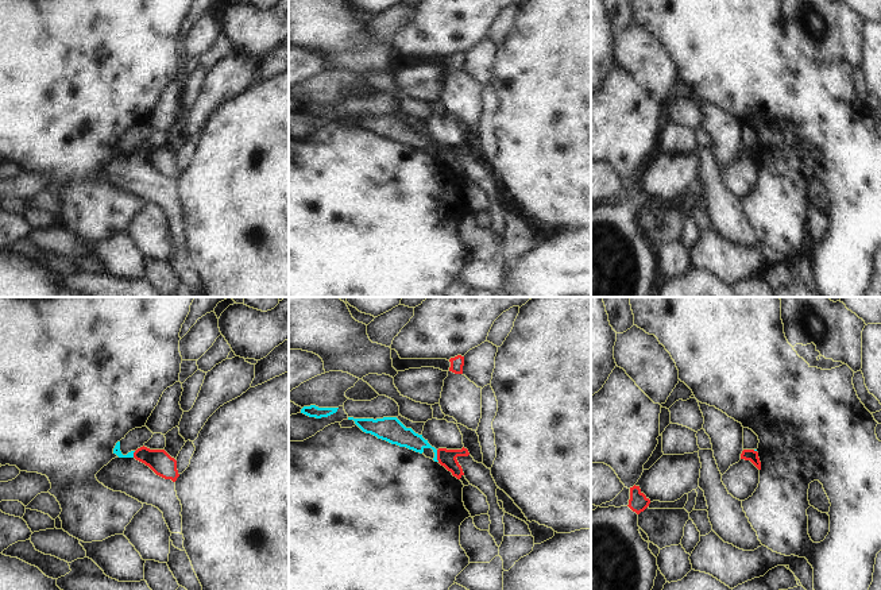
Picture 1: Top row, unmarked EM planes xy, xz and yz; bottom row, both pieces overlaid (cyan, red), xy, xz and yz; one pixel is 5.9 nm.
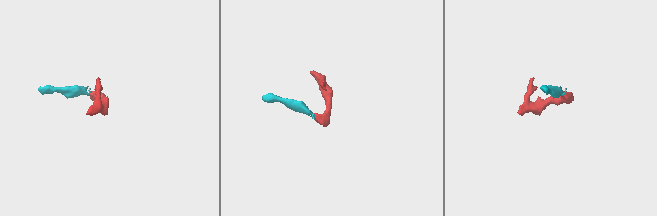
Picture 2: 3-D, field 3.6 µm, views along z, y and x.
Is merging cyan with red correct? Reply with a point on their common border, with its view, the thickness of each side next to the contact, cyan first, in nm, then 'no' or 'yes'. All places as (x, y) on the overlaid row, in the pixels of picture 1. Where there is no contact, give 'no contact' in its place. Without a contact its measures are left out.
meets cyan in xz at (436, 455); 120 nm thick on the cyan side, 110 nm on the other; no

